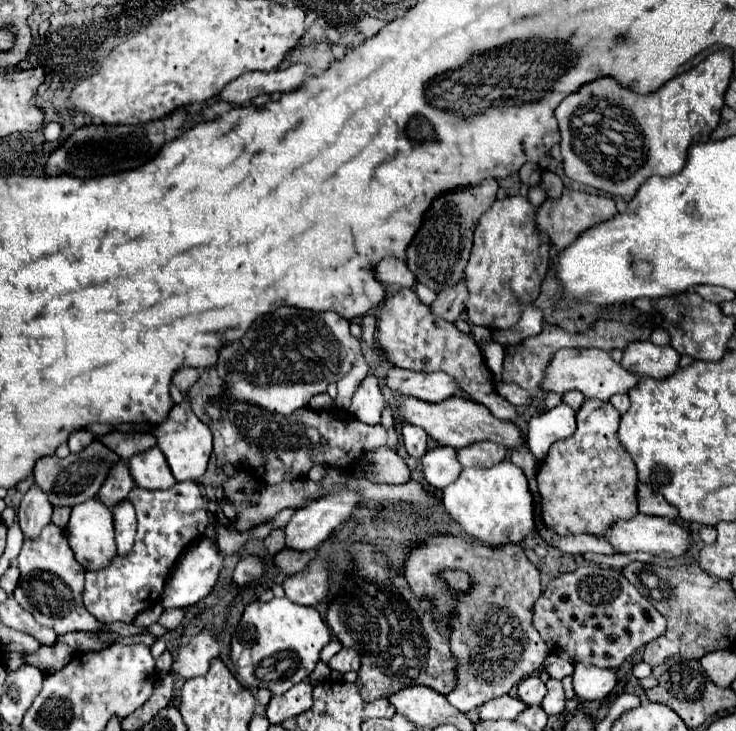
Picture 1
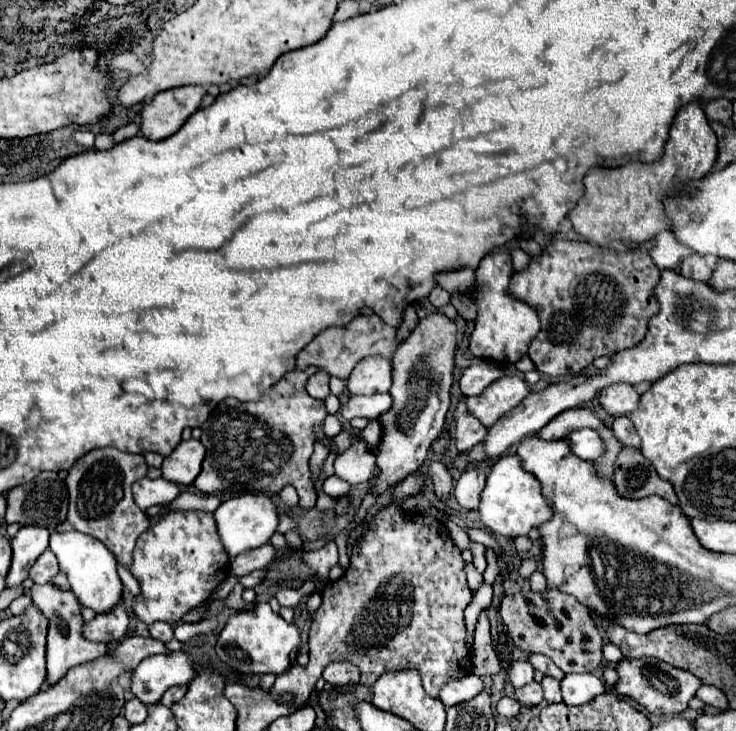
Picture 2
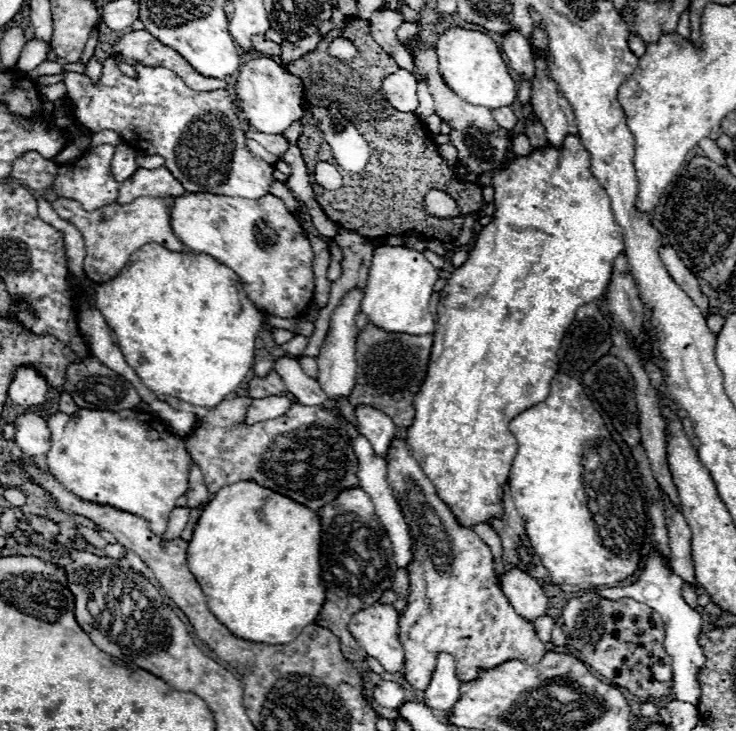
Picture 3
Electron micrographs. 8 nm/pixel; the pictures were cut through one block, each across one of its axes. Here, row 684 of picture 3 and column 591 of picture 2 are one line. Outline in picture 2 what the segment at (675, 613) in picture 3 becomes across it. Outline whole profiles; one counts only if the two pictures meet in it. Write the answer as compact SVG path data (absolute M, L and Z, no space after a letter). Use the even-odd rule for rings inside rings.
M588 672L586 674L566 674L560 682L560 688L562 688L564 704L568 706L580 706L606 692L606 686L602 684L602 680Z

